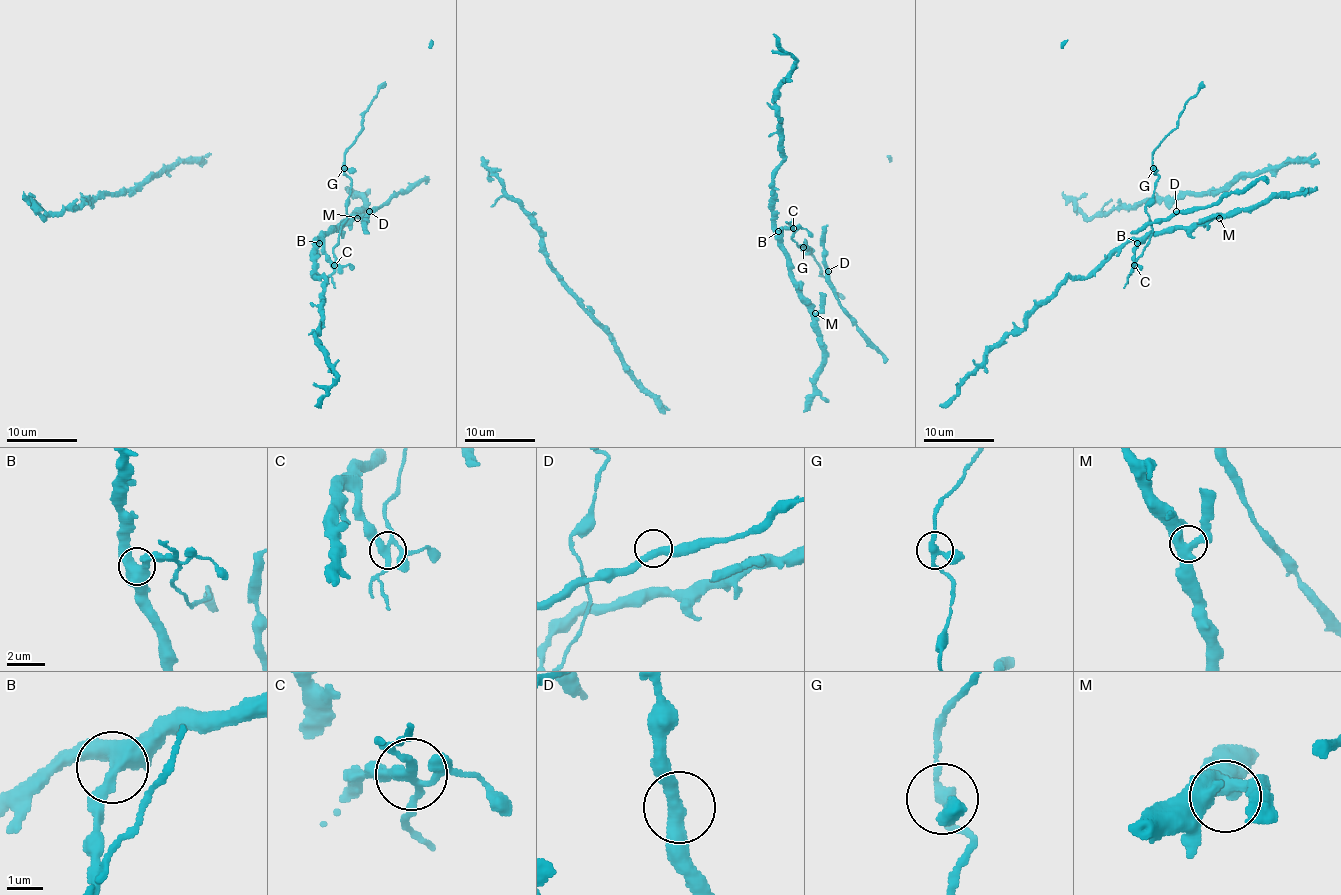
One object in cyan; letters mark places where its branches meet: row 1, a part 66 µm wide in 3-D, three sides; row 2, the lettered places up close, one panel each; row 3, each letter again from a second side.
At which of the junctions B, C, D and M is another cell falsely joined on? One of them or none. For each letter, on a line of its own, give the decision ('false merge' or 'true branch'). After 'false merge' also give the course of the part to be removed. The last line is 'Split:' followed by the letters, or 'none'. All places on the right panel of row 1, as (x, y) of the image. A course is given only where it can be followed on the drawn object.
B: true branch
C: false merge; course (1133, 266), (1151, 234), (1146, 204), (1157, 186), (1153, 152), (1174, 129), (1178, 115), (1203, 81)
D: true branch
M: true branch
Split: C

